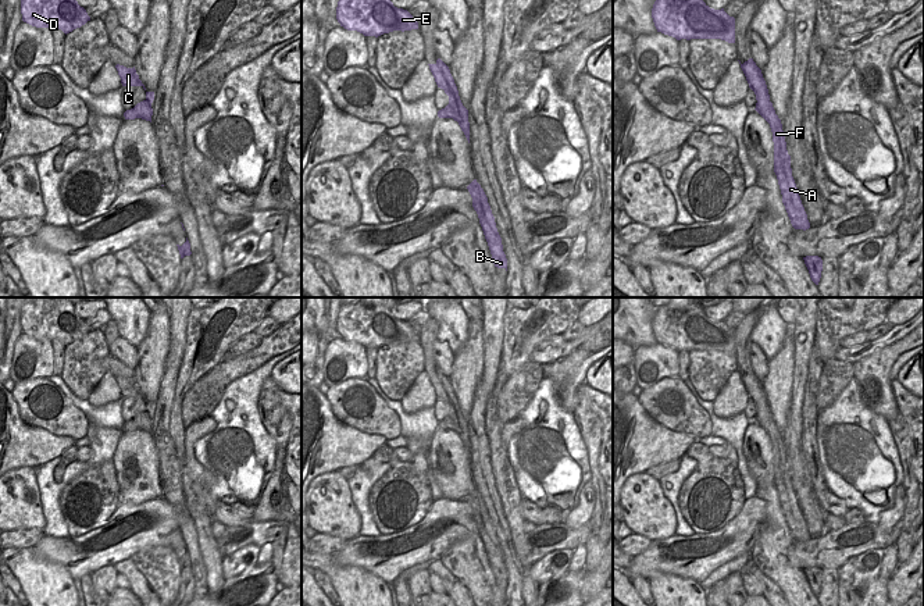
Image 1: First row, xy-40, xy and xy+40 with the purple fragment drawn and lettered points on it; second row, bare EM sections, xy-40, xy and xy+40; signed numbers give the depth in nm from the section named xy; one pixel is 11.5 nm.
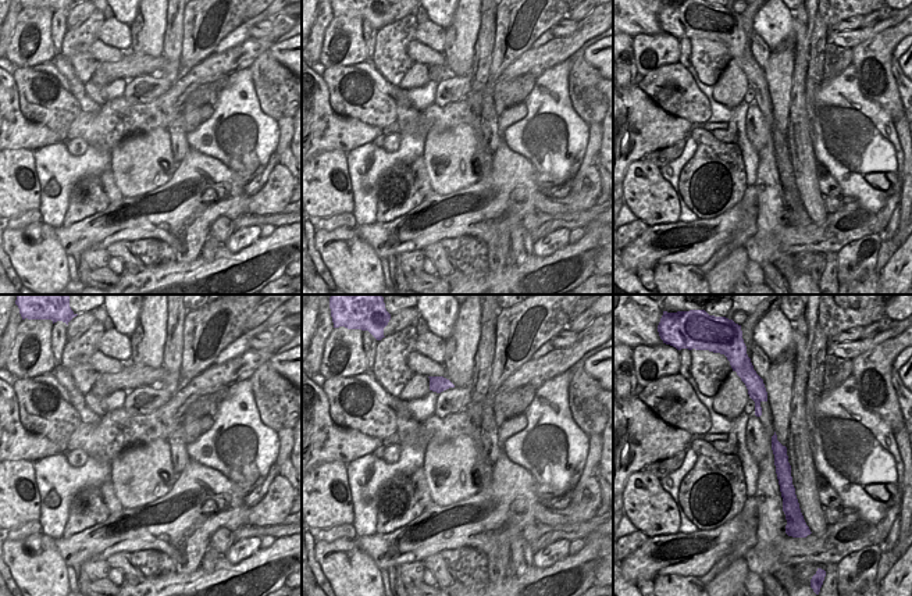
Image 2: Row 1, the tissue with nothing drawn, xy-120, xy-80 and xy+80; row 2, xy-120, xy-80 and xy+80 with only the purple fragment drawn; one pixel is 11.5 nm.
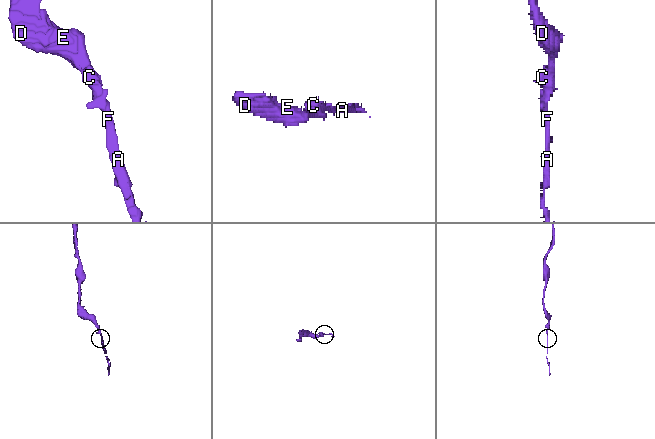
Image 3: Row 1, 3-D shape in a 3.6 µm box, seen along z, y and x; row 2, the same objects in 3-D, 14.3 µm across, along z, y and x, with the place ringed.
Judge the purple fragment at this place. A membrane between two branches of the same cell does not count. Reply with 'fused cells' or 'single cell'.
fused cells

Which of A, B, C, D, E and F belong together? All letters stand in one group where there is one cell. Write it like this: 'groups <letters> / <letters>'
groups A B F / C D E

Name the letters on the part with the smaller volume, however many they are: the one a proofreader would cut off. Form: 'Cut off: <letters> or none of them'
Cut off: A, B, F

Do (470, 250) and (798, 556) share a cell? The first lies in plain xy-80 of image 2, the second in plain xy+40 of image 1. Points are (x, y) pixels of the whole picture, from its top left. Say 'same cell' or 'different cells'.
different cells

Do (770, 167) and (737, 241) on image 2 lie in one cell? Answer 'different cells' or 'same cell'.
different cells

